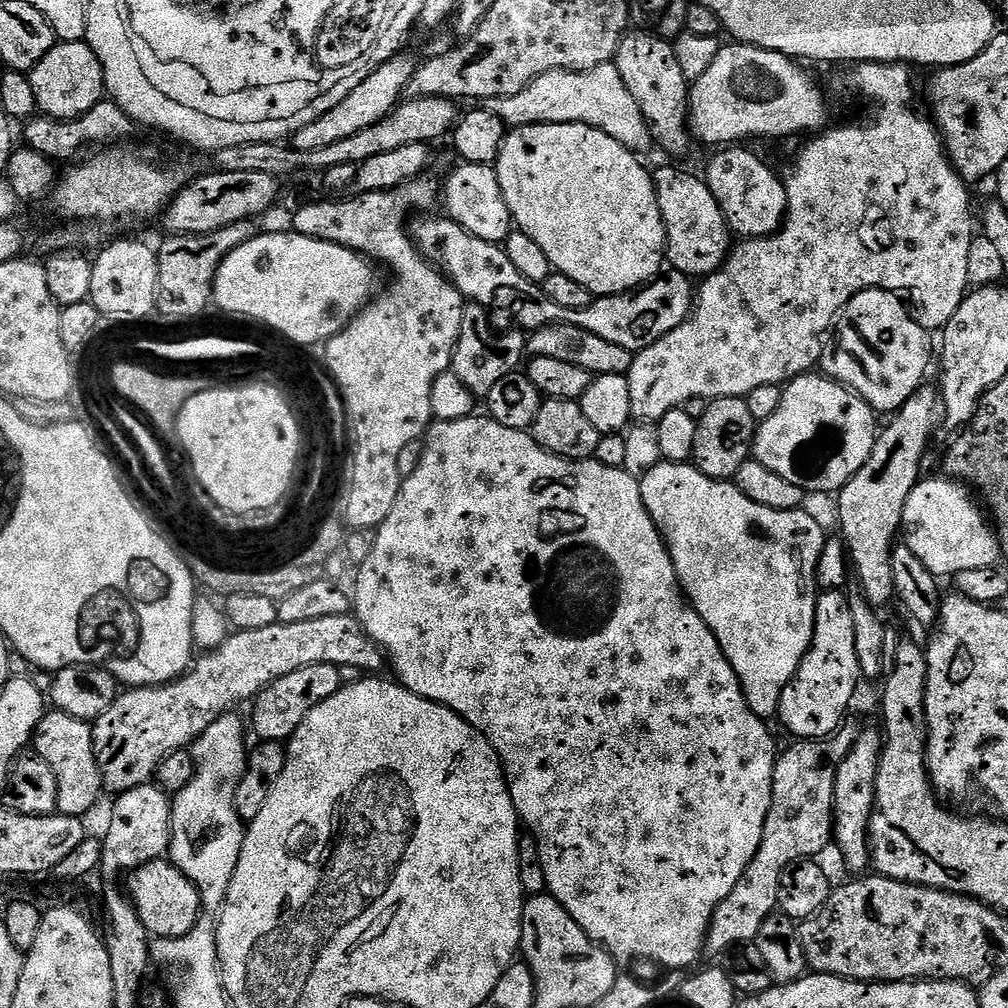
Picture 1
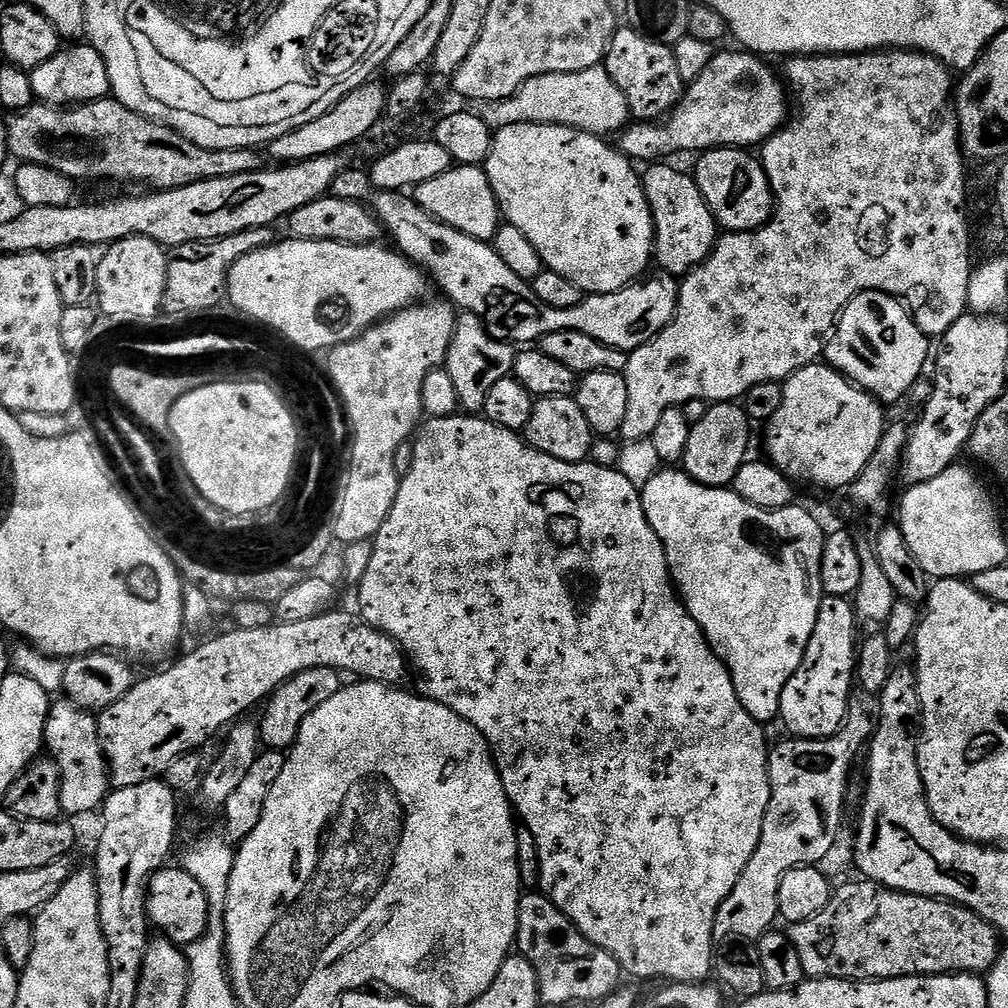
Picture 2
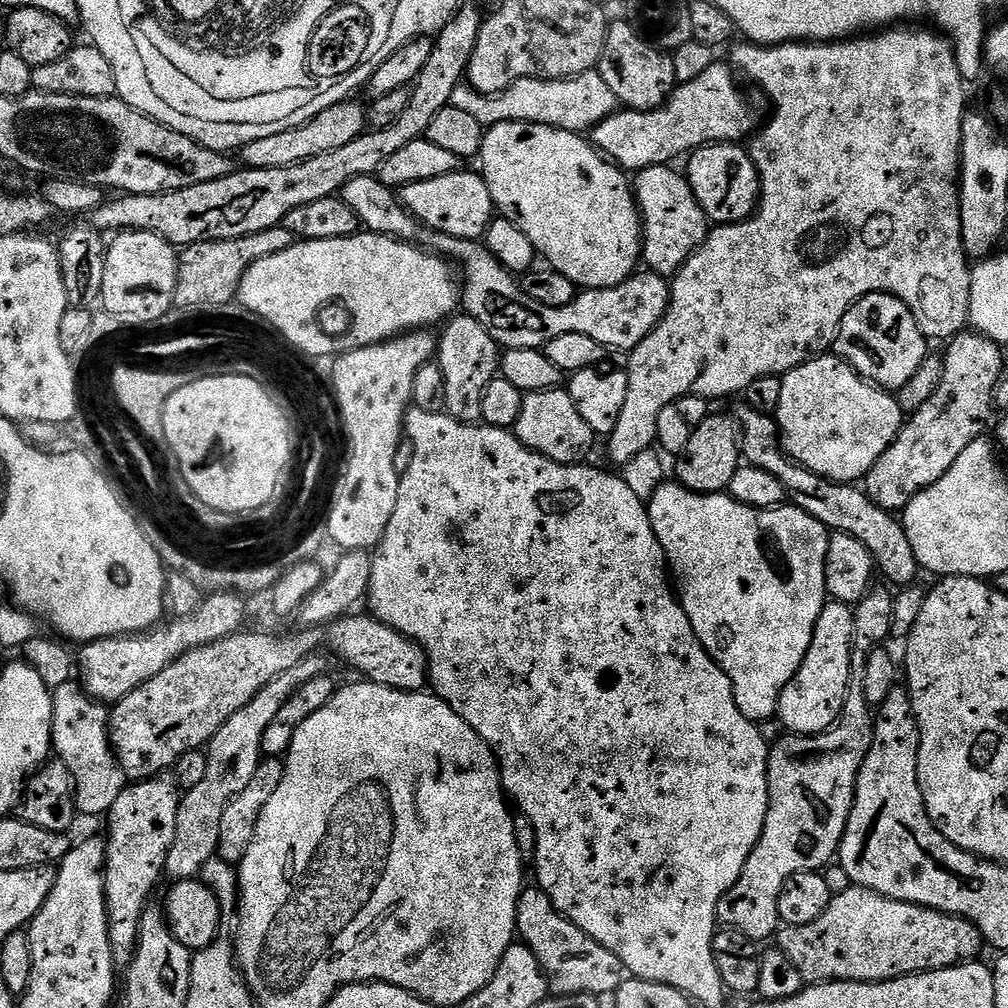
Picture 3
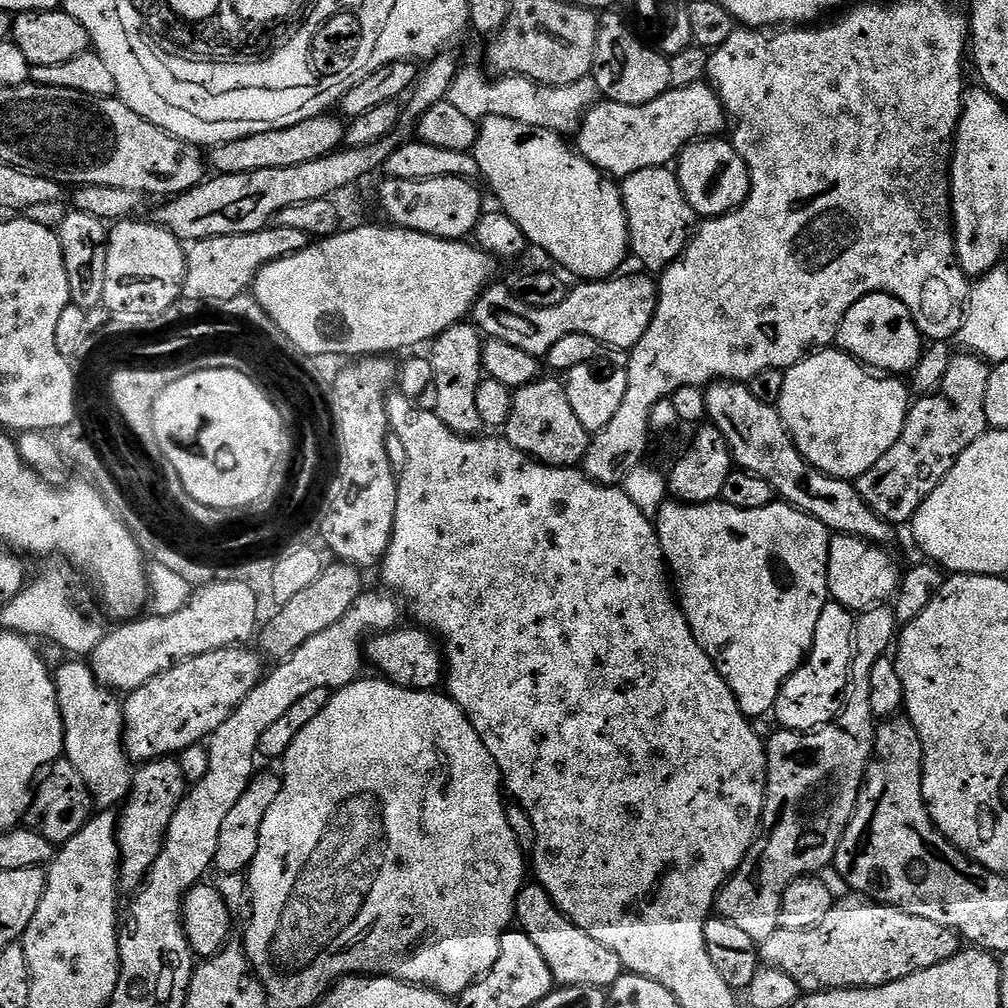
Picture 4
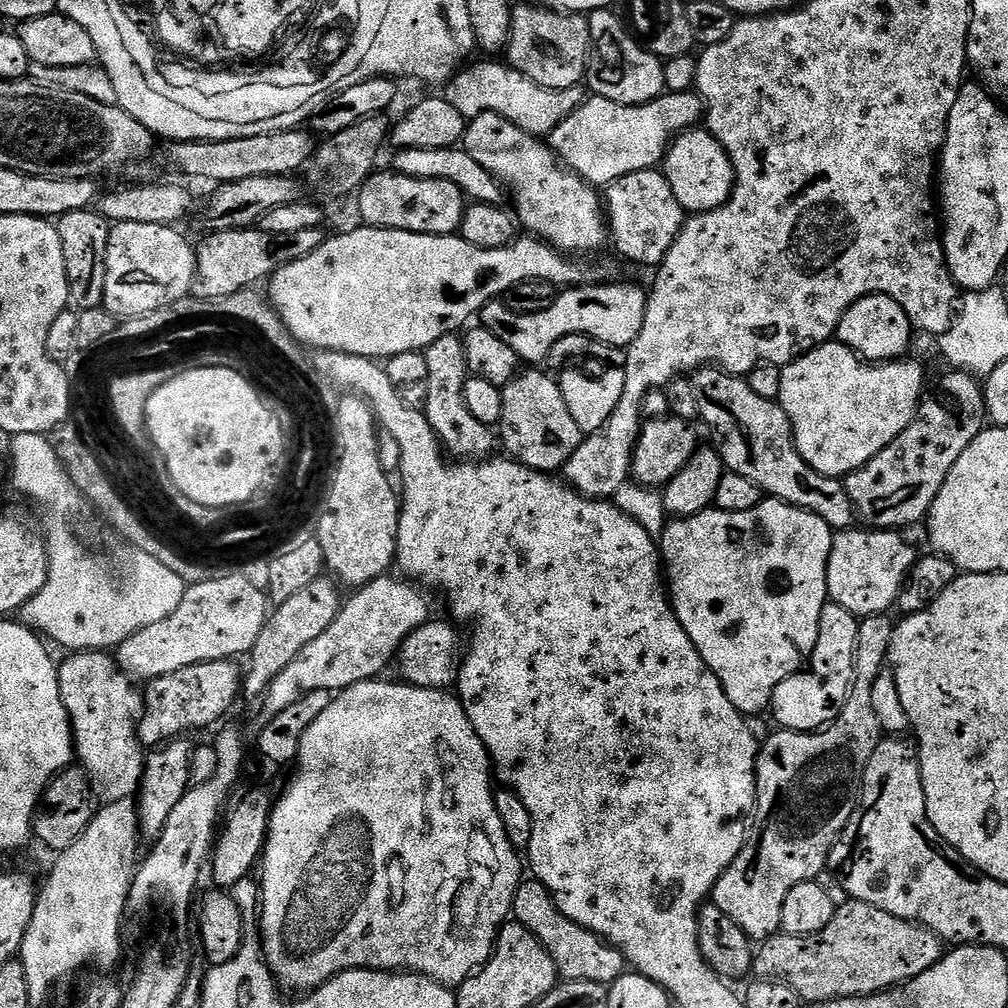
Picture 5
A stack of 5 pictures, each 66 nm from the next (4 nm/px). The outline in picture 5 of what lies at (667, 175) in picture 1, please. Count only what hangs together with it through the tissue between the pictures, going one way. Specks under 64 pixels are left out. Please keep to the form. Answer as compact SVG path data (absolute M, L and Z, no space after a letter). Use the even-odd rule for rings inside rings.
M656 168L638 170L634 174L626 174L618 178L606 188L606 215L611 243L632 264L645 264L649 270L655 269L666 258L670 246L678 238L682 226L686 222L684 207L674 198L674 190L670 190L670 182L664 177L663 171Z

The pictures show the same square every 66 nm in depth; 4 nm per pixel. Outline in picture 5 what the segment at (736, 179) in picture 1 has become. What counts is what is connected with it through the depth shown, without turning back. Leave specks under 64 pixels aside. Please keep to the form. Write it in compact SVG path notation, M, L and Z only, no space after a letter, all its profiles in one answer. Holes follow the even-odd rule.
M697 126L672 141L662 165L664 177L674 190L674 198L684 207L685 213L695 214L721 208L732 196L736 185L736 171L726 150L716 141L711 132Z

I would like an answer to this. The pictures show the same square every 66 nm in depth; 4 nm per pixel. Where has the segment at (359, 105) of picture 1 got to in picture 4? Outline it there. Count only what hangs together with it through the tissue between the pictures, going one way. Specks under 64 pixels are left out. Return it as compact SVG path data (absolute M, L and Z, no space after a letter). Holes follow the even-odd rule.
M321 114L306 118L294 126L286 126L282 130L266 130L262 134L250 134L246 138L232 140L229 144L217 144L211 149L211 171L222 176L233 176L254 170L302 166L302 162L314 162L318 158L329 156L344 144L346 131L345 121L339 115L332 115Z

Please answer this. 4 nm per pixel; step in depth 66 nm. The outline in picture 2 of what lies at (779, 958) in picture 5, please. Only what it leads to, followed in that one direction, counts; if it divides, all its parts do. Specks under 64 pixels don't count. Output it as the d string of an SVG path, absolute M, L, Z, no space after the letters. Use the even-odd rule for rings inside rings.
M863 878L853 879L846 886L835 889L826 910L806 922L791 925L790 935L798 958L802 958L805 977L829 980L893 980L903 976L943 976L953 972L984 974L996 965L1002 951L1000 933L961 904L935 900L933 896L895 892Z

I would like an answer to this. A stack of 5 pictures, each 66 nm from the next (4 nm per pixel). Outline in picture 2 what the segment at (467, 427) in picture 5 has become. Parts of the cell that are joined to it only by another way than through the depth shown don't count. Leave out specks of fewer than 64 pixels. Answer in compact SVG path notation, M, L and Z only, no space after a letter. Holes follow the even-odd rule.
M466 311L457 315L446 367L454 381L454 387L458 390L460 408L465 413L483 413L491 388L497 382L502 382L502 378L513 375L517 355L517 349L509 341L499 340L490 335L479 316Z

